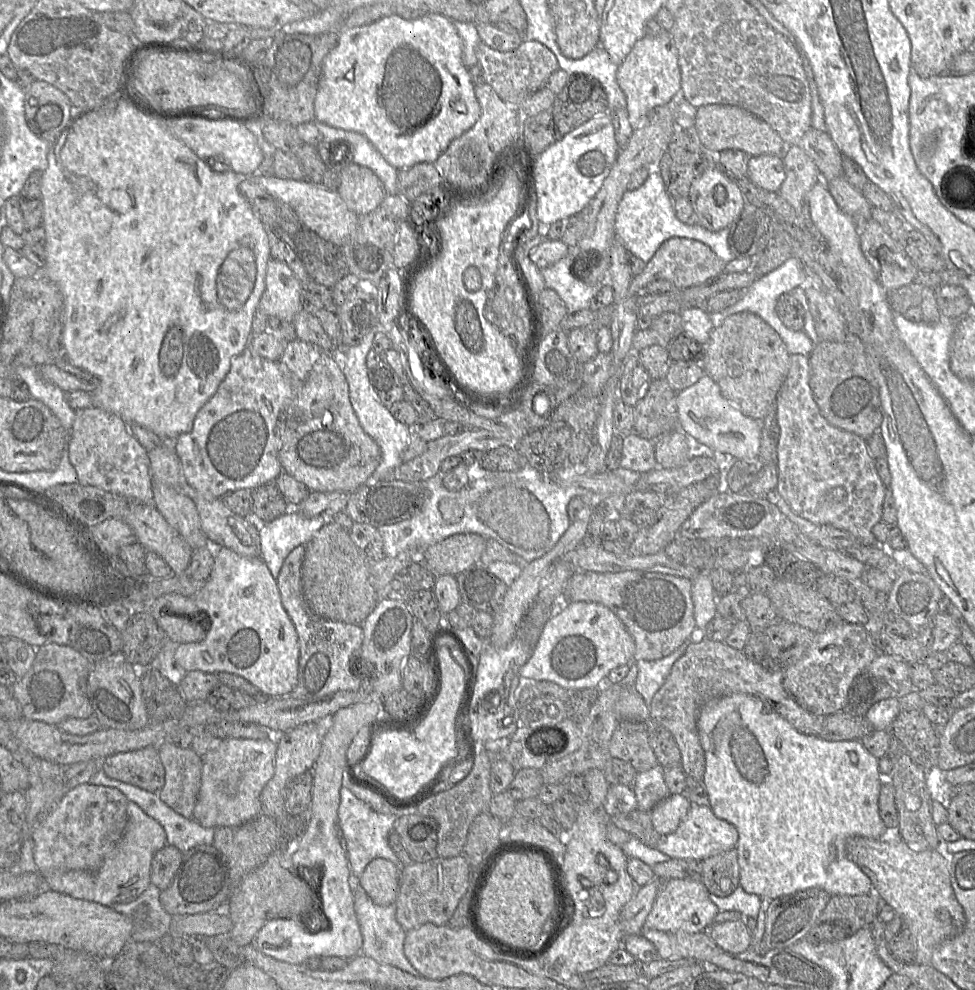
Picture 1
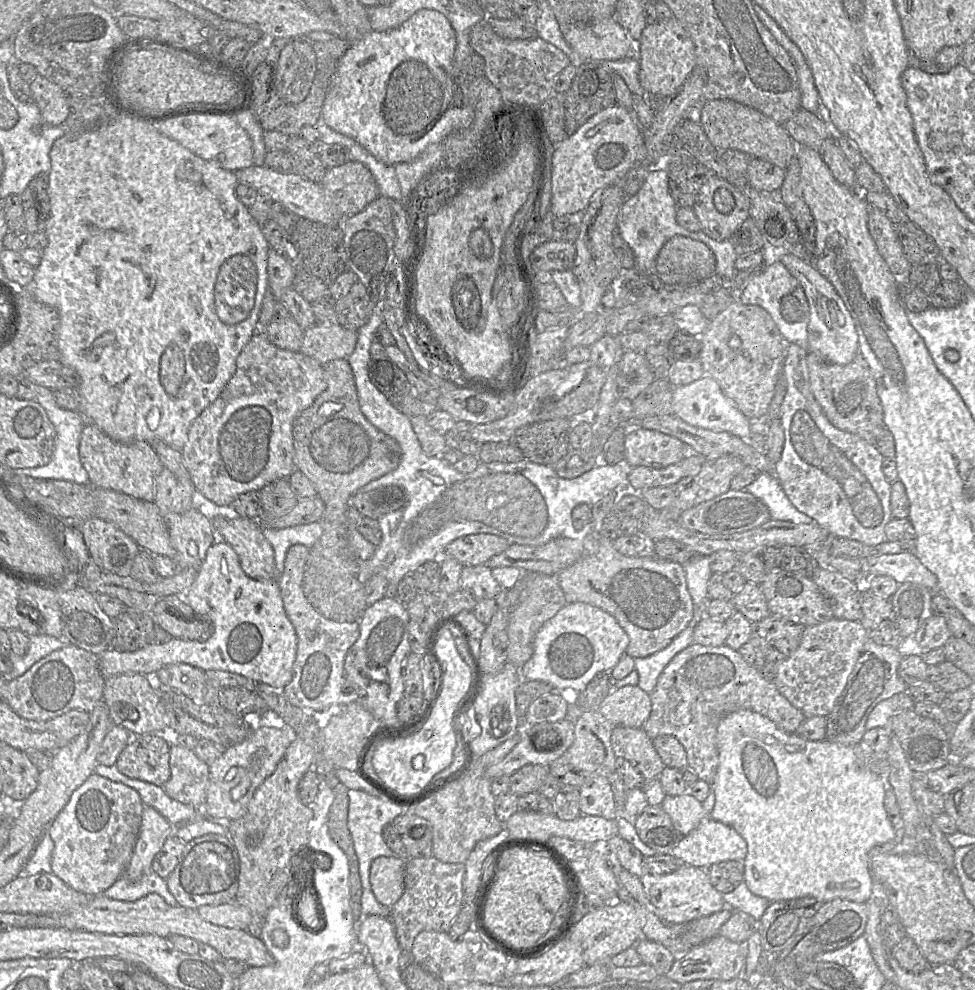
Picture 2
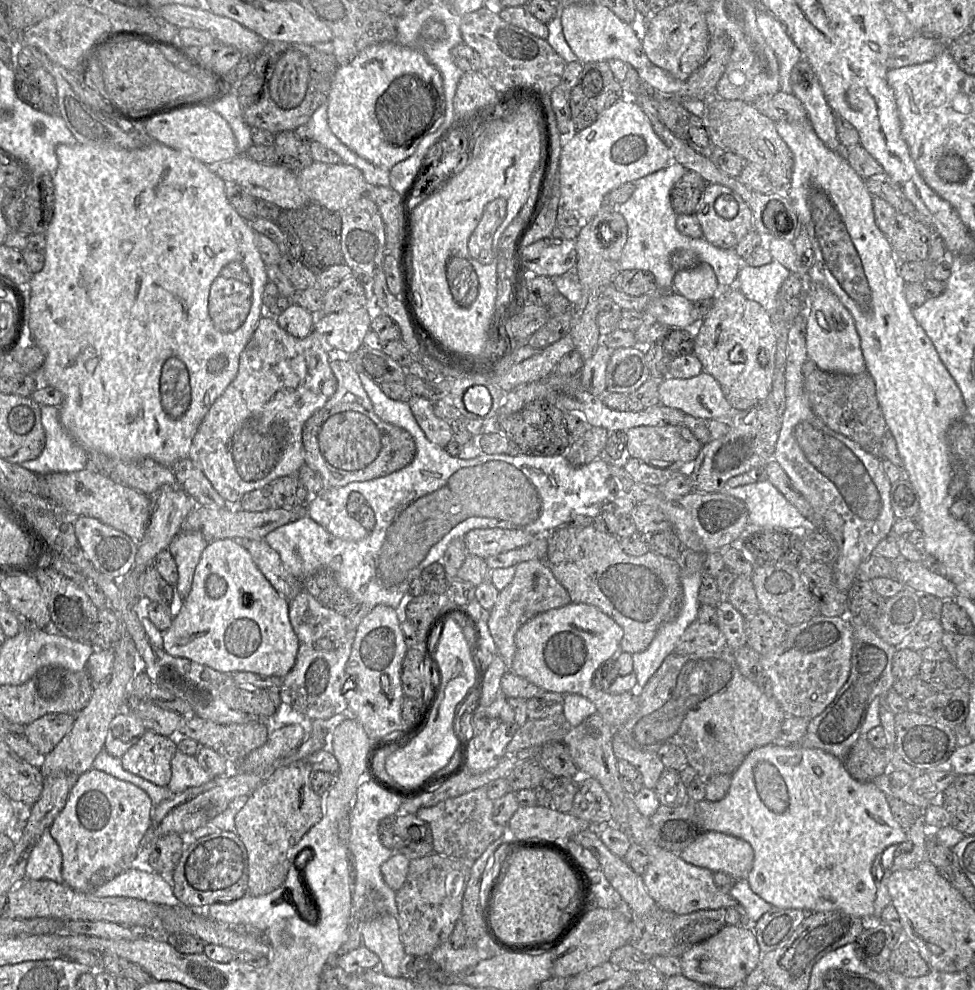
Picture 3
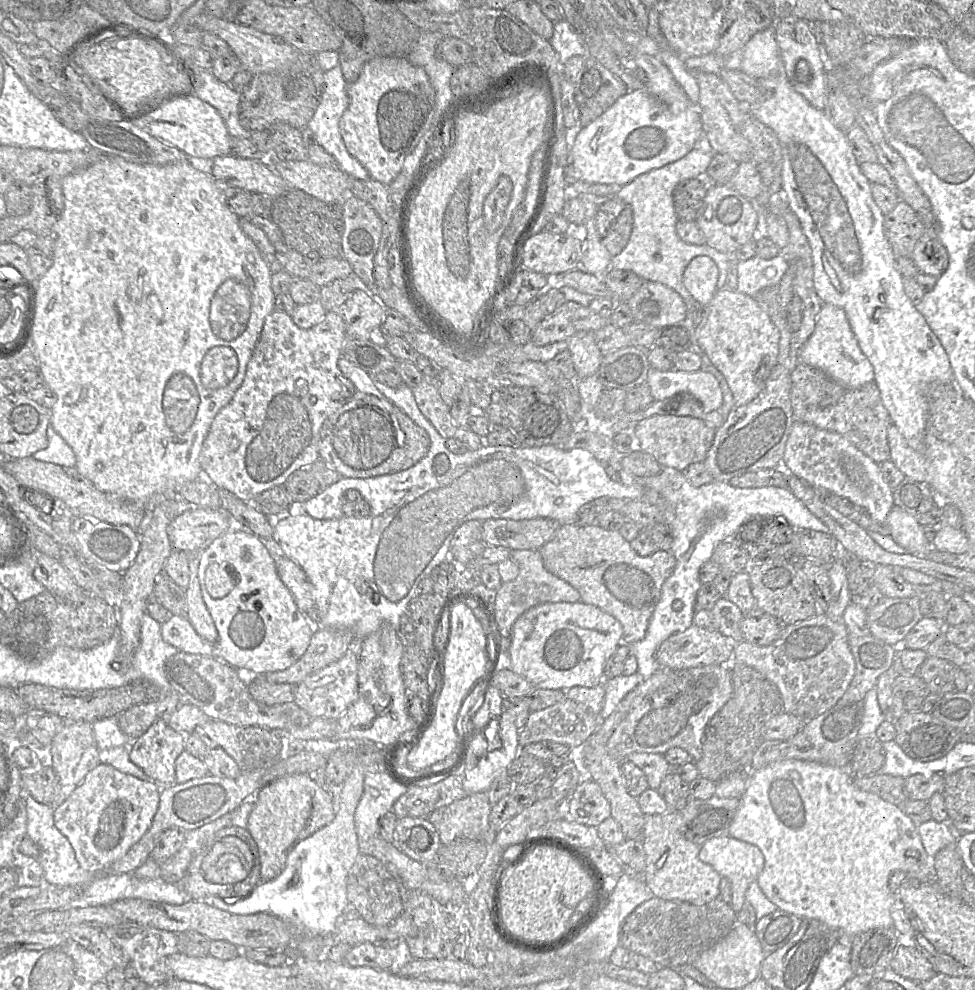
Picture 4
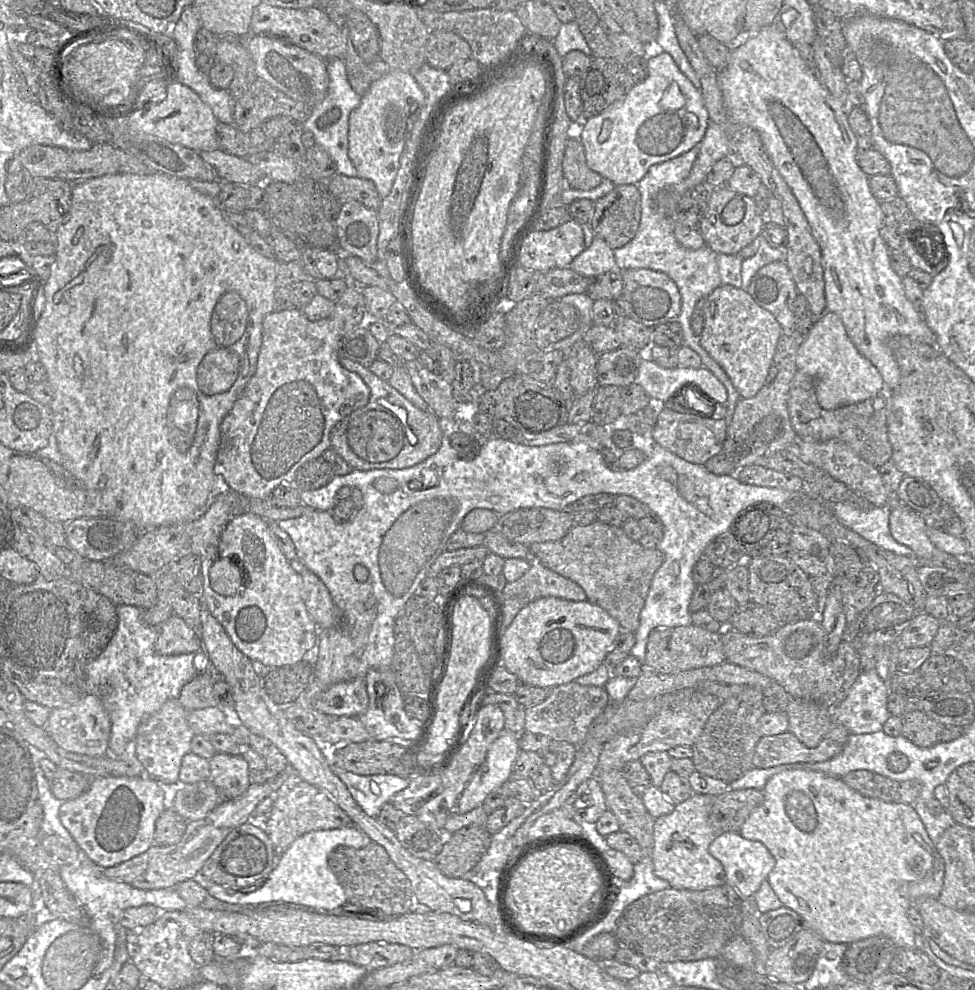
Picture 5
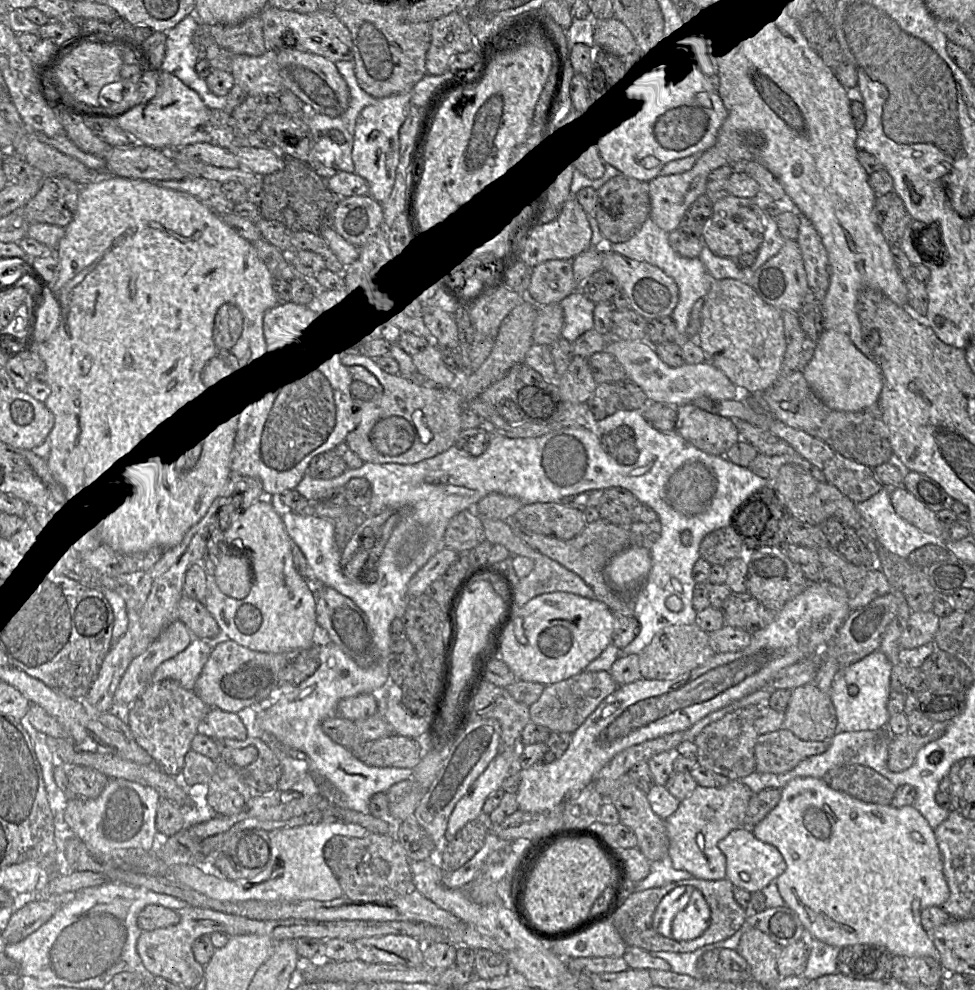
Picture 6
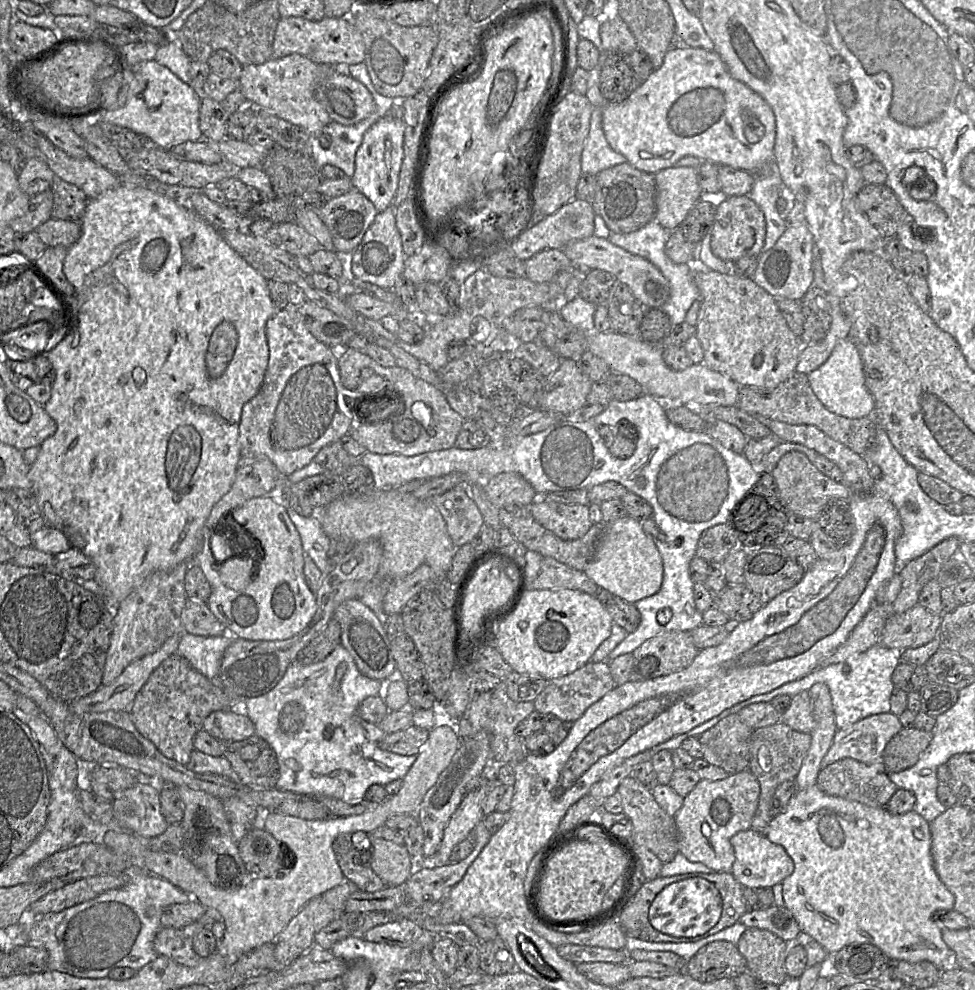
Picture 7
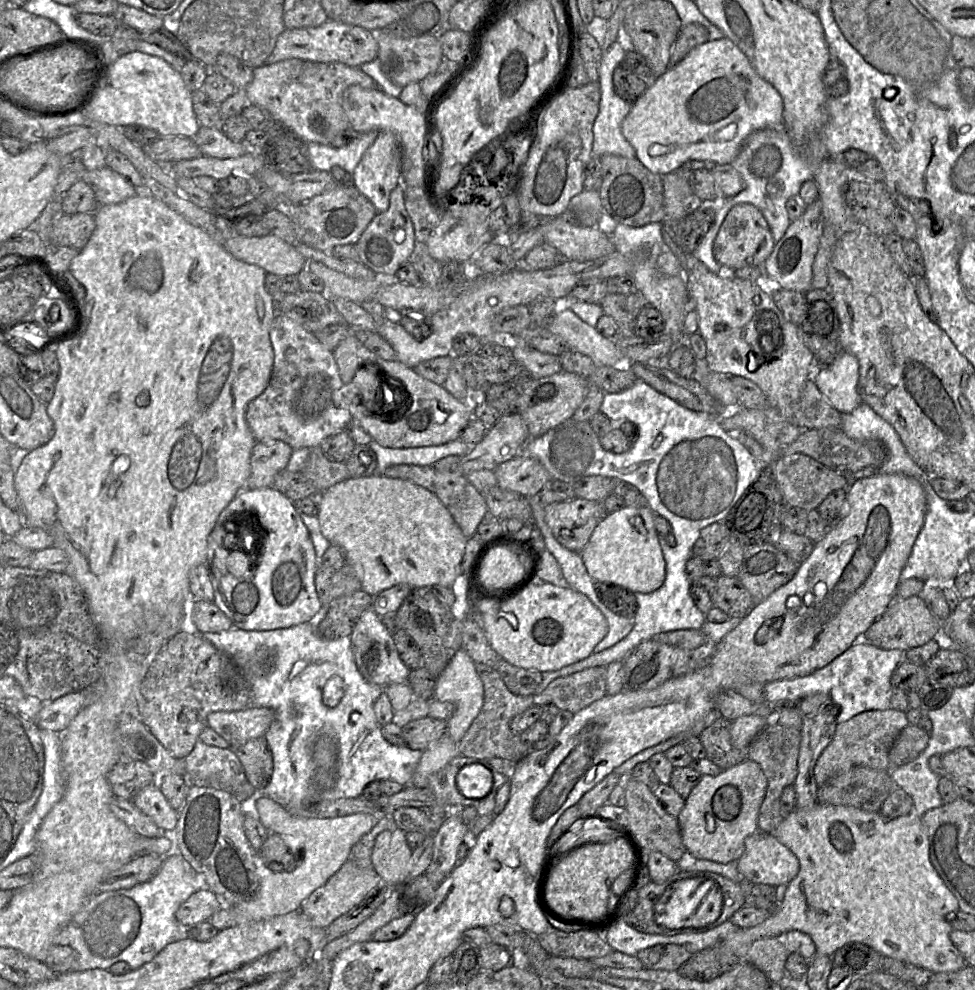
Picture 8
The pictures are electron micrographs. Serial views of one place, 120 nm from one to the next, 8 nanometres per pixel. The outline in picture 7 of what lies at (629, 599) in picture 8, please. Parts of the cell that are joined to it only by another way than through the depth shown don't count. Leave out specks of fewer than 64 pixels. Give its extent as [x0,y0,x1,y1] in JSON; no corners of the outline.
[593,586,640,633]

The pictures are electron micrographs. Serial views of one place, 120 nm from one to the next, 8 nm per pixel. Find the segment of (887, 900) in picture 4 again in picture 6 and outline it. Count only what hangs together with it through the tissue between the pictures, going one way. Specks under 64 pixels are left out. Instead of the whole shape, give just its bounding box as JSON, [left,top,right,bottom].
[752,777,950,959]

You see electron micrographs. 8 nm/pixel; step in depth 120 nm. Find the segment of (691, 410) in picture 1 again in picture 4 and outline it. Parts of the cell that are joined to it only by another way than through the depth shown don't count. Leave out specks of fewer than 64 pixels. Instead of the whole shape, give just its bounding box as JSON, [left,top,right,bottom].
[647,367,723,413]

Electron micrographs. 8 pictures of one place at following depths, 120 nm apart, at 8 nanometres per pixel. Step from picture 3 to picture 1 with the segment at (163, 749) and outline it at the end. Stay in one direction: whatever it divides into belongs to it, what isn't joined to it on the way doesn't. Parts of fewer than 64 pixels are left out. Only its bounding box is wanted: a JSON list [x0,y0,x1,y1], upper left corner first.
[102,746,165,793]

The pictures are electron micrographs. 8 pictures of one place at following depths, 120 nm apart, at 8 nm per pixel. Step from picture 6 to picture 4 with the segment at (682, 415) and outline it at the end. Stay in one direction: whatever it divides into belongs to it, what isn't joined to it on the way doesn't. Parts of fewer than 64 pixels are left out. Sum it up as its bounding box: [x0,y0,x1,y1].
[634,415,717,471]

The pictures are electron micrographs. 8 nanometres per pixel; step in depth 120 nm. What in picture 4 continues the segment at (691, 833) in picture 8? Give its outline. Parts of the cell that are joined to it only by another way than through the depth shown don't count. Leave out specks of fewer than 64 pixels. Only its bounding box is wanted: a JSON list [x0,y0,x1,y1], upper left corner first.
[642,810,722,904]

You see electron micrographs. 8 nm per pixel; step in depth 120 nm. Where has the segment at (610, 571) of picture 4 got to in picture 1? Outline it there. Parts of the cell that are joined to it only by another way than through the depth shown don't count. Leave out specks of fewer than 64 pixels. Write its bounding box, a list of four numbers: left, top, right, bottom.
[563,571,696,661]

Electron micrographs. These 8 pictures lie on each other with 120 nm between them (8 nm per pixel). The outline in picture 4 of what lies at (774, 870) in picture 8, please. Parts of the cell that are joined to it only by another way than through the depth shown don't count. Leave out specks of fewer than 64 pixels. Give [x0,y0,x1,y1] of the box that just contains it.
[698,836,764,913]

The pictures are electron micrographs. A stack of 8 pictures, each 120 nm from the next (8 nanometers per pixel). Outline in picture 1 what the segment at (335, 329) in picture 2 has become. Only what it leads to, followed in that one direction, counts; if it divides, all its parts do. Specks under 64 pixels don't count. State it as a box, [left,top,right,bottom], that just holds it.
[279,339,322,381]

